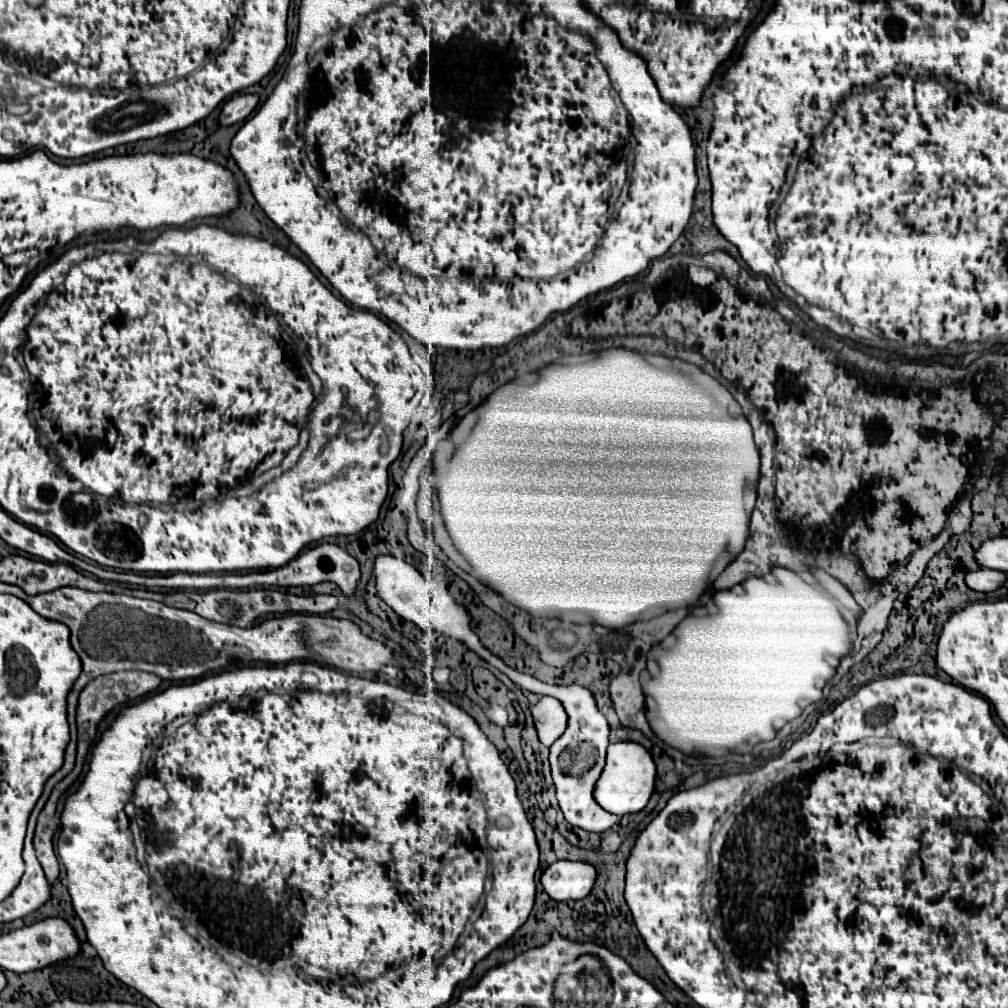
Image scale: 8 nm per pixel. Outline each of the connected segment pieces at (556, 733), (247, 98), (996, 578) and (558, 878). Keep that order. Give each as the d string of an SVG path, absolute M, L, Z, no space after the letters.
M541 696L541 700L531 708L531 714L539 742L545 746L551 746L567 728L567 714L557 698Z
M235 94L231 100L223 104L219 114L219 126L231 126L235 122L245 120L253 112L257 102L259 102L257 94Z
M983 568L983 570L969 572L965 576L965 584L975 592L993 592L1005 584L1005 574L1001 574L999 570Z
M559 860L551 864L541 876L545 892L557 902L585 898L591 892L595 880L597 872L591 864L573 860Z

